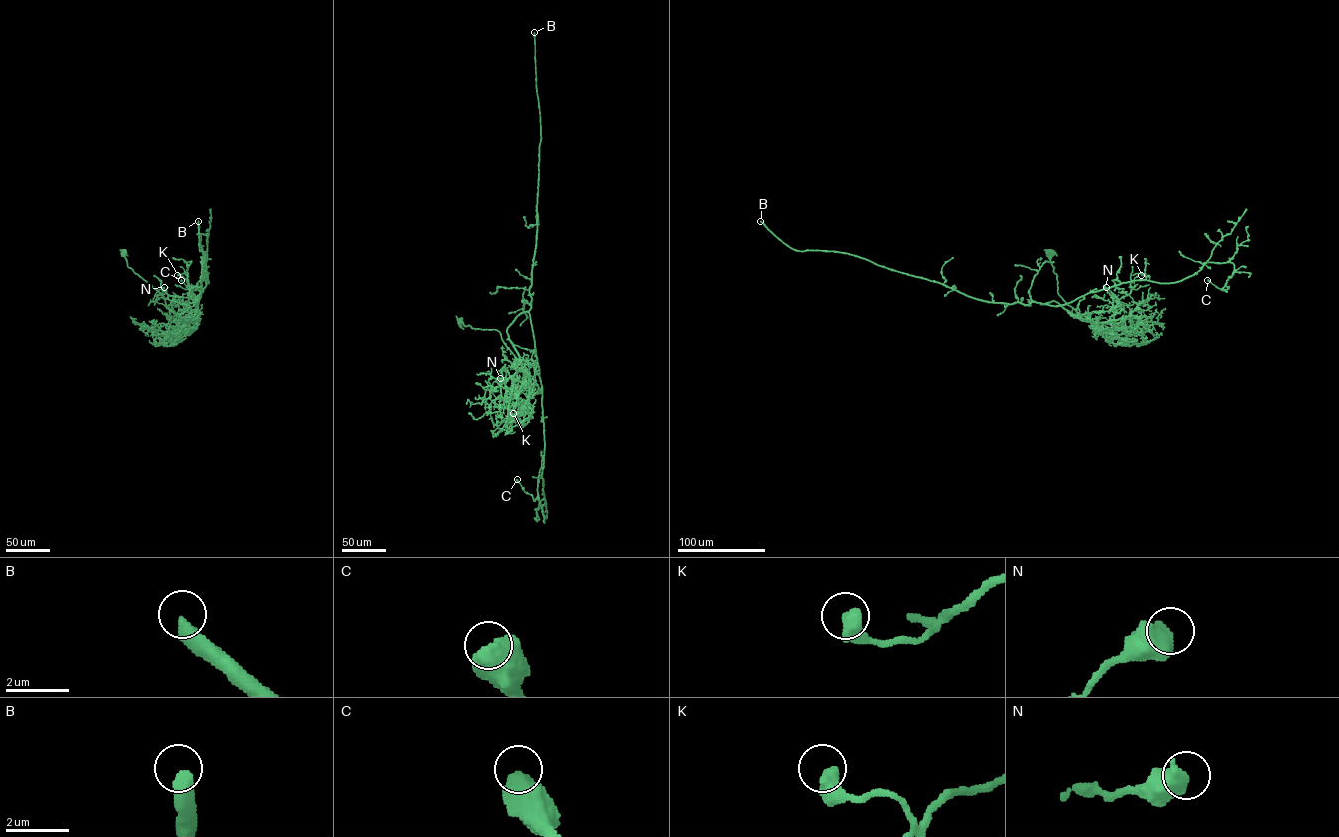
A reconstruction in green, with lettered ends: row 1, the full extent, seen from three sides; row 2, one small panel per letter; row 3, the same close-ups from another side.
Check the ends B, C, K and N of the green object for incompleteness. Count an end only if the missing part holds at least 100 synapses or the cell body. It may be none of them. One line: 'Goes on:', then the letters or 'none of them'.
Goes on: B

